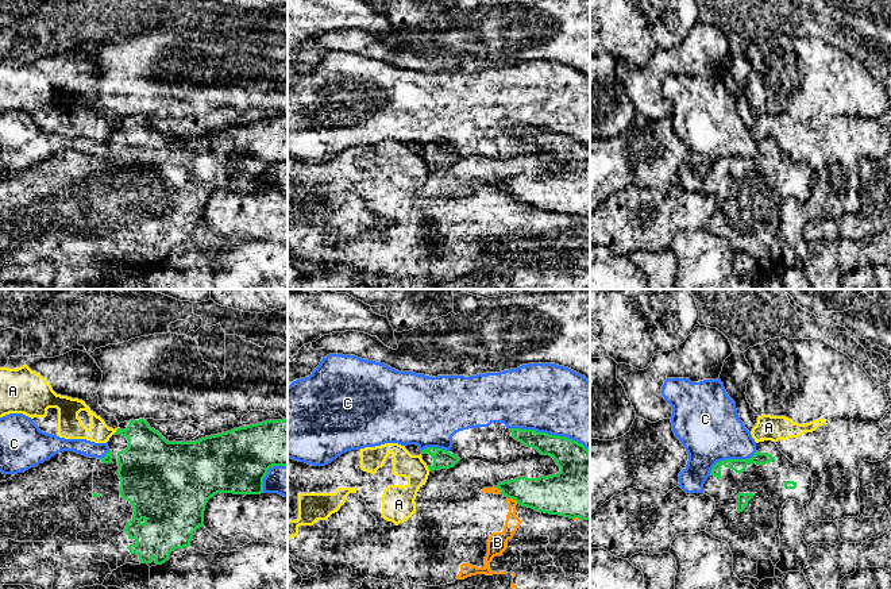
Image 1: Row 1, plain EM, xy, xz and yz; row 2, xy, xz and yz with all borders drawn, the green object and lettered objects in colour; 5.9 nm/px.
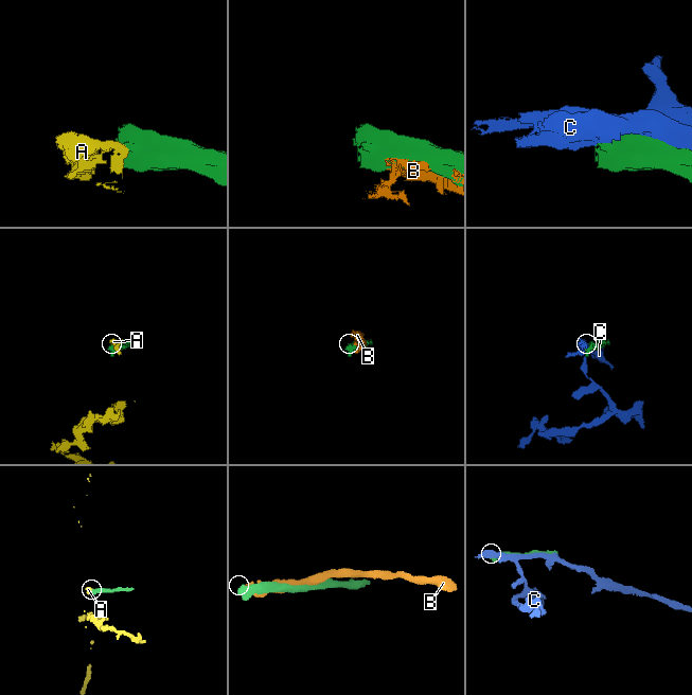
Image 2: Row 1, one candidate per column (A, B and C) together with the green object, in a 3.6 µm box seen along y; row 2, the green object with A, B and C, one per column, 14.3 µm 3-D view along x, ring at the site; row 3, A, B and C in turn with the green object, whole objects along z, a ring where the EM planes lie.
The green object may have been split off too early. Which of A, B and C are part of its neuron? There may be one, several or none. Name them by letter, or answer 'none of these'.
none of these

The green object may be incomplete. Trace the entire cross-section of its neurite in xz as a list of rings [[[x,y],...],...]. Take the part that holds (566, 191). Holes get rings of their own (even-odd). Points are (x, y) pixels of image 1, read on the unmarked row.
[[[512,126],[512,134],[555,157],[560,169],[548,174],[518,174],[495,185],[508,196],[537,209],[590,217],[590,149],[564,134]]]

